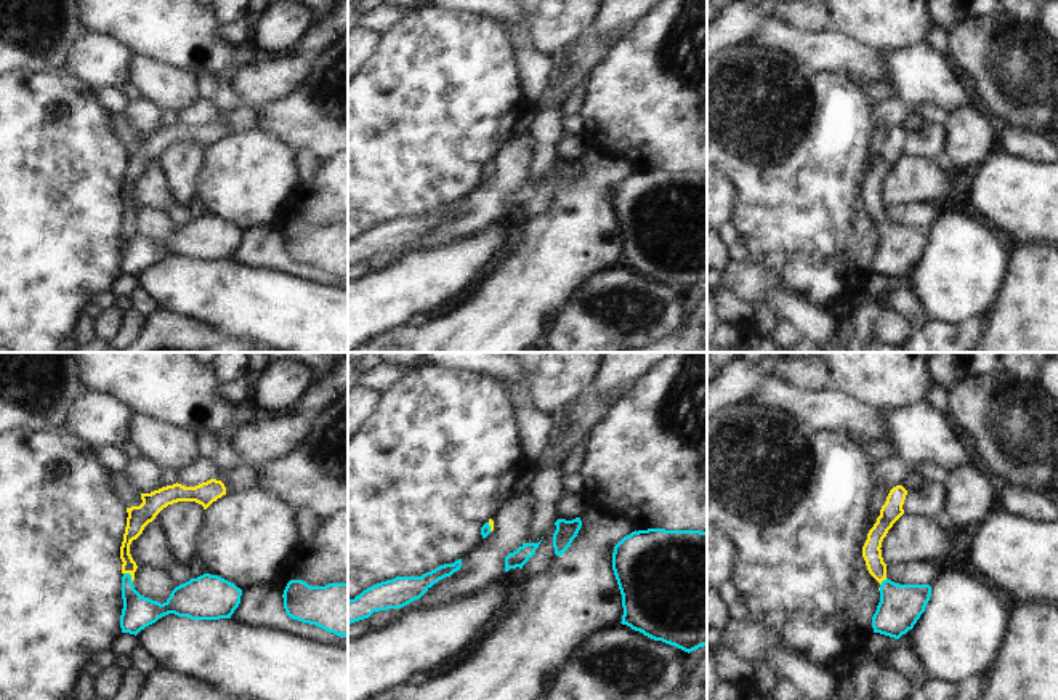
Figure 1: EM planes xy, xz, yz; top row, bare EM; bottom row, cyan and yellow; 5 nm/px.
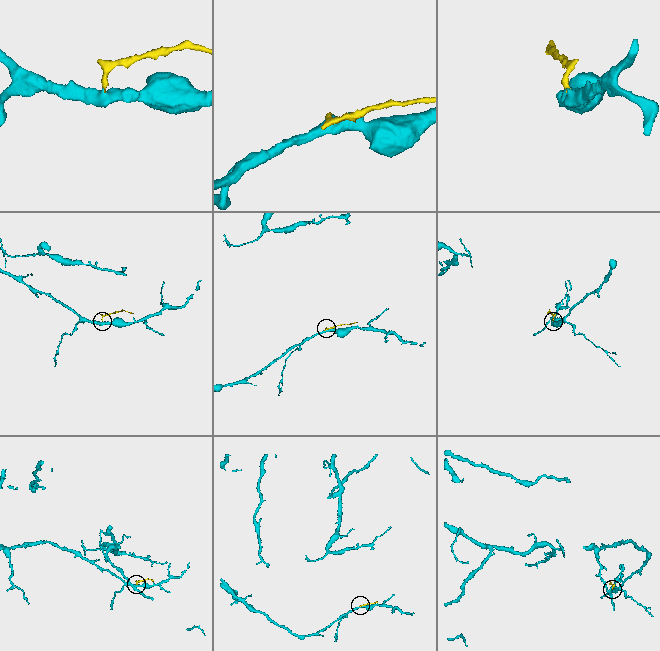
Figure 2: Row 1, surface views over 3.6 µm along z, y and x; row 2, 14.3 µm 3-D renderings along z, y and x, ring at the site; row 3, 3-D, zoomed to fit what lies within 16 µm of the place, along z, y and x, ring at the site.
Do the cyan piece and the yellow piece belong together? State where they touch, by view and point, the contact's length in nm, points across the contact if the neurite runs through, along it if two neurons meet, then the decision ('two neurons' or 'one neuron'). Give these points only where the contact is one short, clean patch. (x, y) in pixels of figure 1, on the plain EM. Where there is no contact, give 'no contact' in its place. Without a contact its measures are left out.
contact xy (130, 217); length 70 nm; way xy (138, 253), (129, 234), (130, 217), (125, 185), (135, 167); one neuron

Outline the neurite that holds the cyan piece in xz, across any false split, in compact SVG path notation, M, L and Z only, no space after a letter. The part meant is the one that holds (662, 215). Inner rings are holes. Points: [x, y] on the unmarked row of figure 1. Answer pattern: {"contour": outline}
{"contour": "M635 171L612 194L622 266L693 293L707 287L707 173Z"}

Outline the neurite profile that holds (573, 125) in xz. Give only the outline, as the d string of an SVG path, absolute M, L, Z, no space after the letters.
M579 114L563 117L561 127L564 130L564 135L580 136L584 131L584 120Z

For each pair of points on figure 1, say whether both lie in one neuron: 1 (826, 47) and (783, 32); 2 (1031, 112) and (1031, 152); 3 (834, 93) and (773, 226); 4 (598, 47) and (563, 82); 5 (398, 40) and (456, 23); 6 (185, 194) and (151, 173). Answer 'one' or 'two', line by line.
1: one
2: two
3: one
4: one
5: one
6: two

